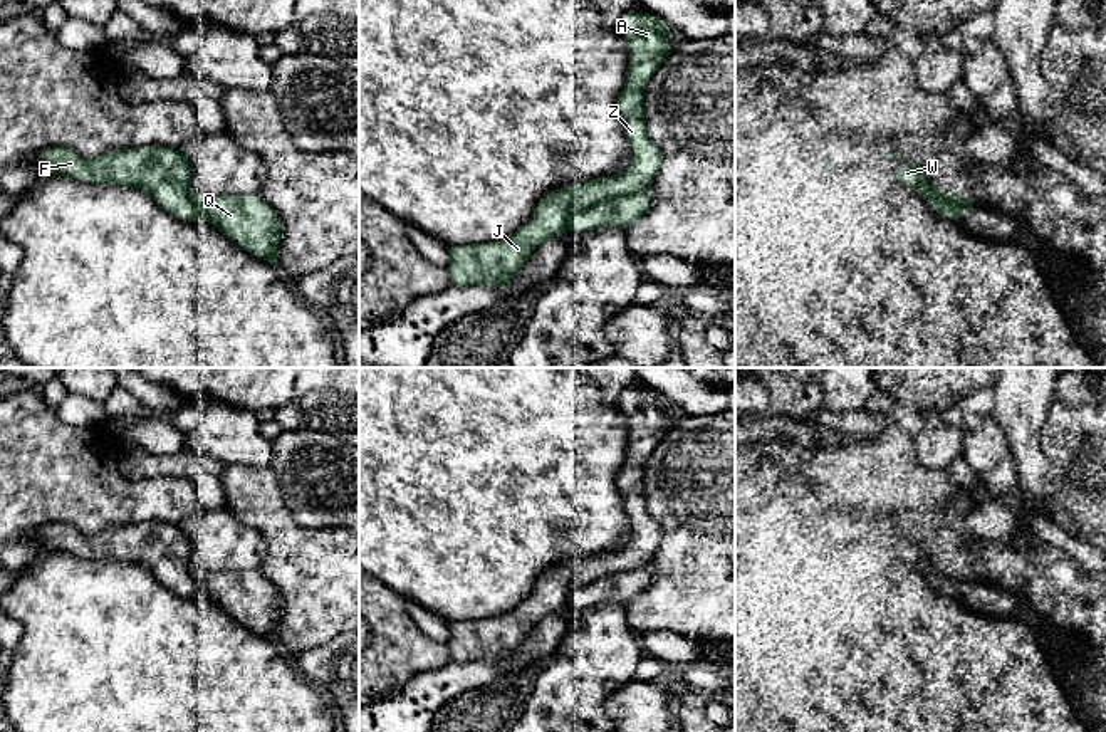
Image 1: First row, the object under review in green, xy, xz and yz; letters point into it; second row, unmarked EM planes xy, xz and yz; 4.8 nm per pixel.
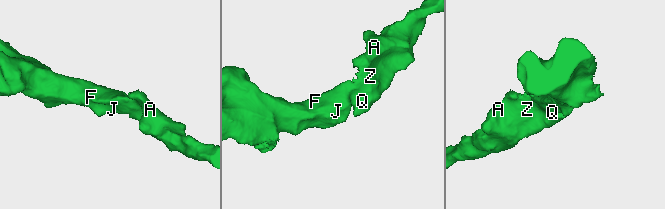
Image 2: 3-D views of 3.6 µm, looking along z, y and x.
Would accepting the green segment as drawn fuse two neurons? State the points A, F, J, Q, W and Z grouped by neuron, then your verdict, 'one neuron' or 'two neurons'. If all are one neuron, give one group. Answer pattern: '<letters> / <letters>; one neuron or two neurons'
A F J W Z / Q; two neurons

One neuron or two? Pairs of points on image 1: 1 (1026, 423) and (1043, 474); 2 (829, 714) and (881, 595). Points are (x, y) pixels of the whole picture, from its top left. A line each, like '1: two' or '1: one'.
1: one
2: one

